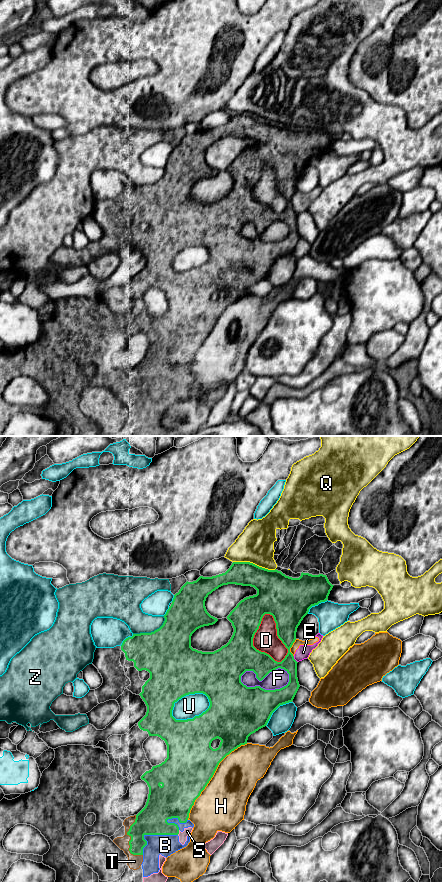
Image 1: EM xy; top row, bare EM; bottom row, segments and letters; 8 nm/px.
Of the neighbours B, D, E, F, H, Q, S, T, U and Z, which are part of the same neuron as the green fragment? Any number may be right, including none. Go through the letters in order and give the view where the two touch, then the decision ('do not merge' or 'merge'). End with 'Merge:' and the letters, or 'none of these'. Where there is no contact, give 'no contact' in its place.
B: contact in xy; merge
D: contact in xy; do not merge
E: contact in xy; do not merge
F: contact in xy; do not merge
H: contact in xy; do not merge
Q: contact in xy; do not merge
S: contact in xy; merge
T: contact in xy; merge
U: contact in xy; do not merge
Z: contact in xy; do not merge
Merge: B, S, T

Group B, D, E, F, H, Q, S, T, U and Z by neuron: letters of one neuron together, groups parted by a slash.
B S T / D E F H Z / Q / U

